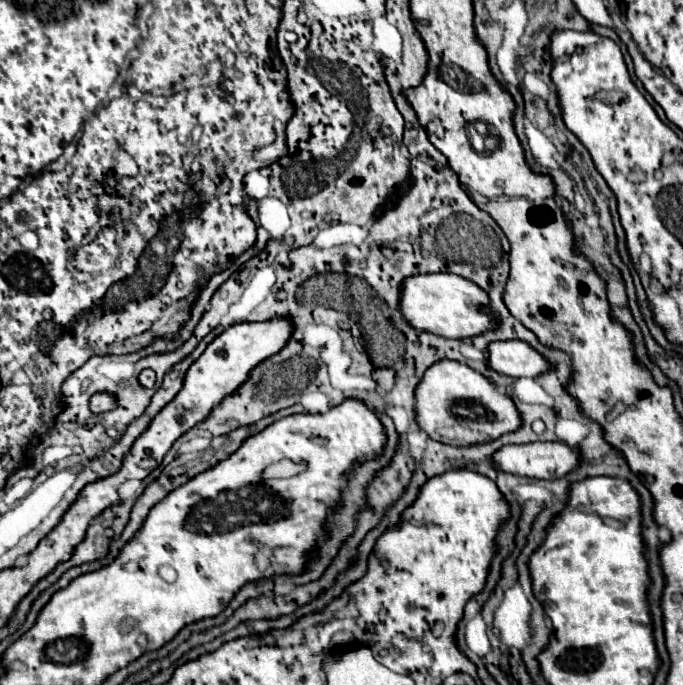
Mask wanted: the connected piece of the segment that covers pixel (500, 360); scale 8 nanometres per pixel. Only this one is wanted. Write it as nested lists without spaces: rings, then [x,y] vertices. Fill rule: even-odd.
[[[498,340],[488,344],[486,366],[498,374],[506,374],[512,378],[534,378],[550,370],[546,358],[520,340]]]

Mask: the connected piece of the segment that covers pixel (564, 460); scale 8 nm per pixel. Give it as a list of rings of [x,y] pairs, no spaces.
[[[532,442],[532,444],[506,444],[496,450],[492,464],[500,472],[554,480],[566,476],[576,468],[580,460],[578,448],[572,448],[564,442]]]

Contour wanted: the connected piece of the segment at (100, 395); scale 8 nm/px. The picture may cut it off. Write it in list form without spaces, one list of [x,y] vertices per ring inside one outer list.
[[[96,392],[89,400],[89,408],[94,414],[110,412],[116,408],[116,398],[108,392]]]

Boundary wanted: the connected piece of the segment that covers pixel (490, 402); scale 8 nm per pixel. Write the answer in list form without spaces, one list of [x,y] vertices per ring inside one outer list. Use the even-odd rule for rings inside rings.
[[[440,360],[426,368],[420,384],[416,386],[416,422],[420,430],[426,432],[432,440],[454,446],[460,446],[460,442],[488,442],[500,438],[506,432],[518,430],[522,424],[514,408],[514,402],[506,394],[498,394],[496,386],[488,378],[456,360]],[[456,426],[462,428],[462,432],[478,432],[480,436],[472,438],[464,434],[462,440],[446,436],[446,430]]]

